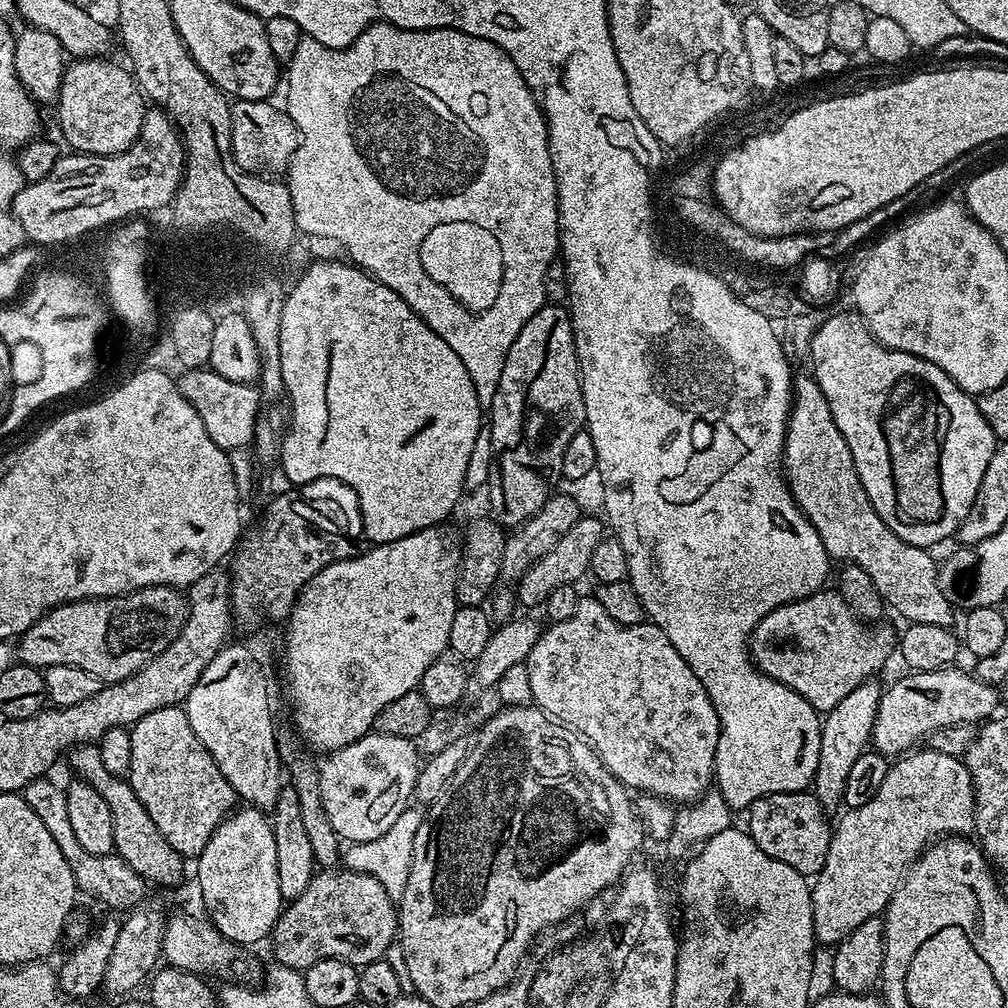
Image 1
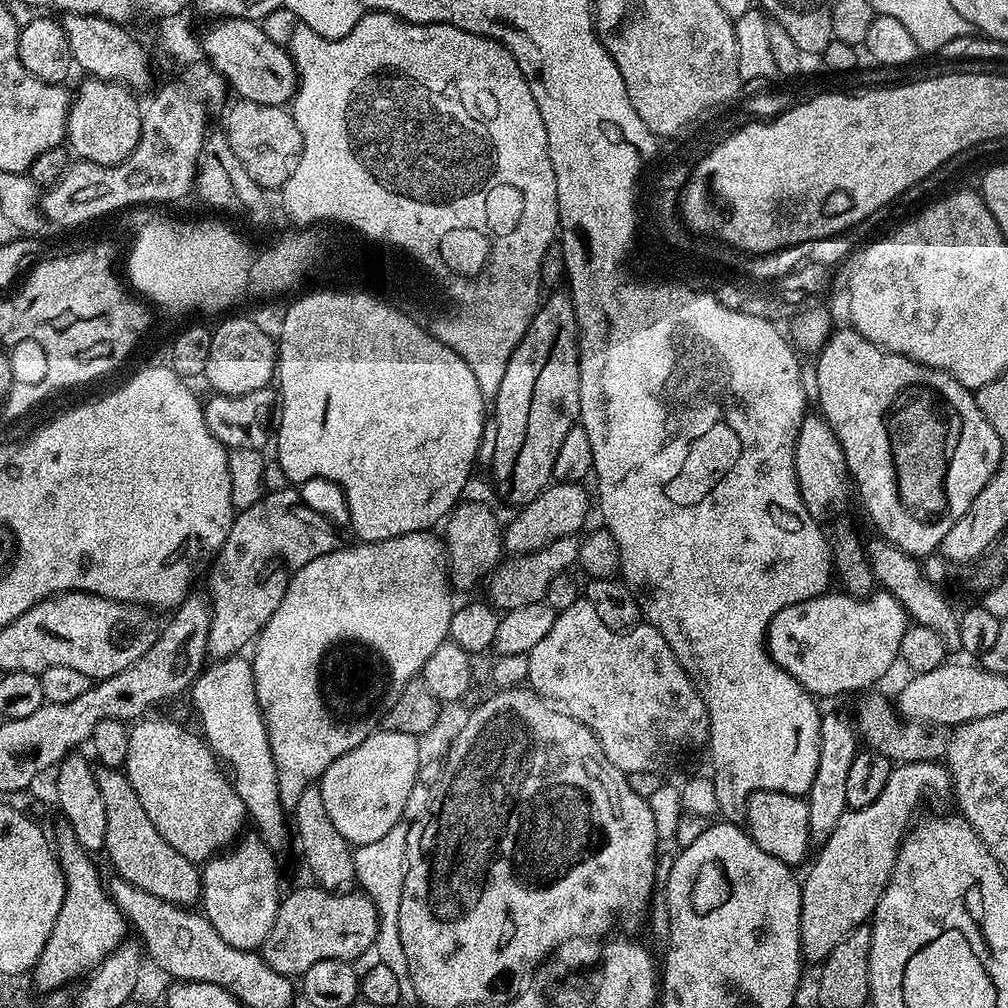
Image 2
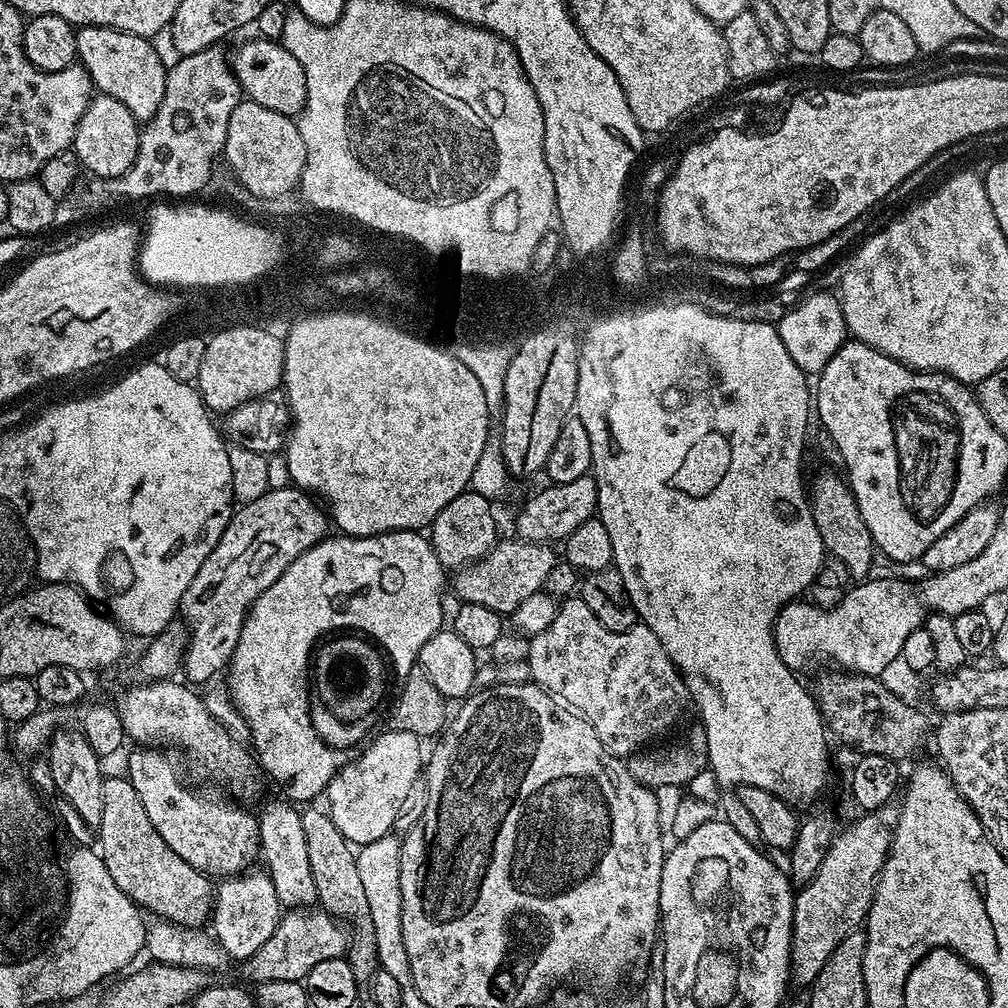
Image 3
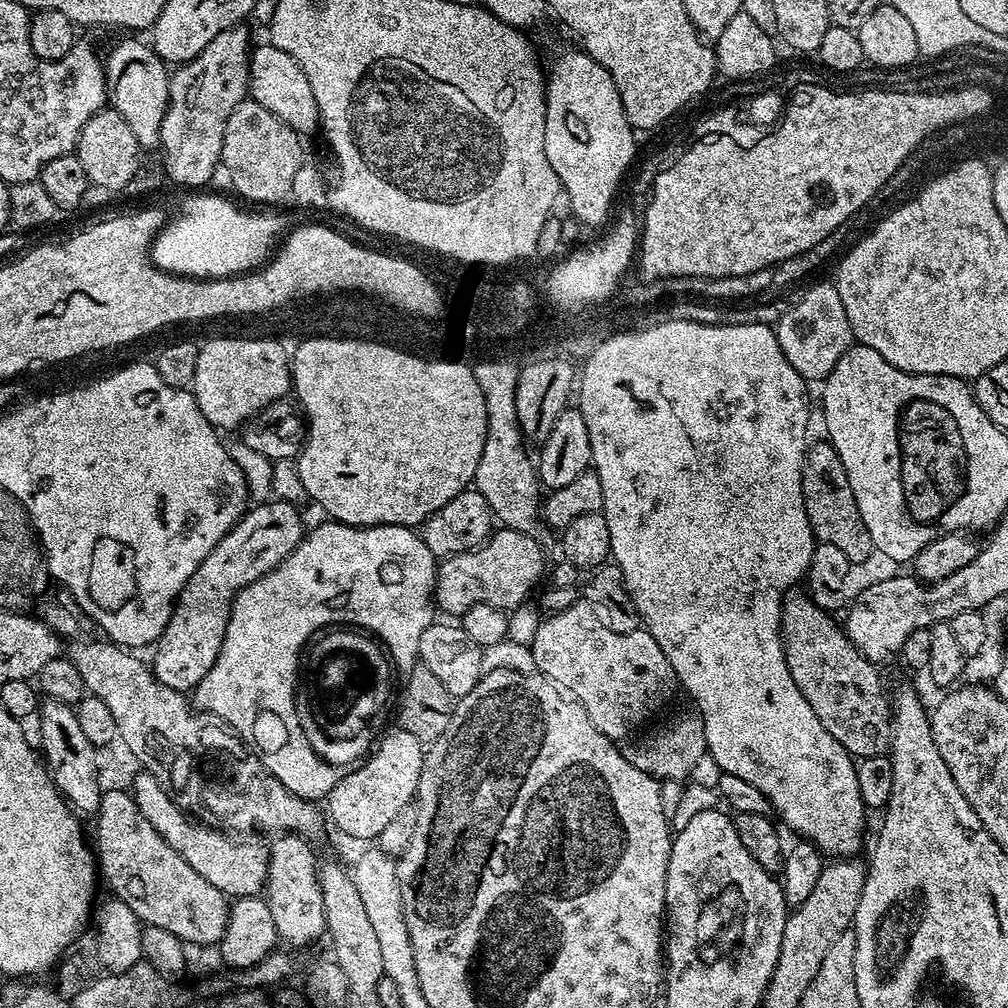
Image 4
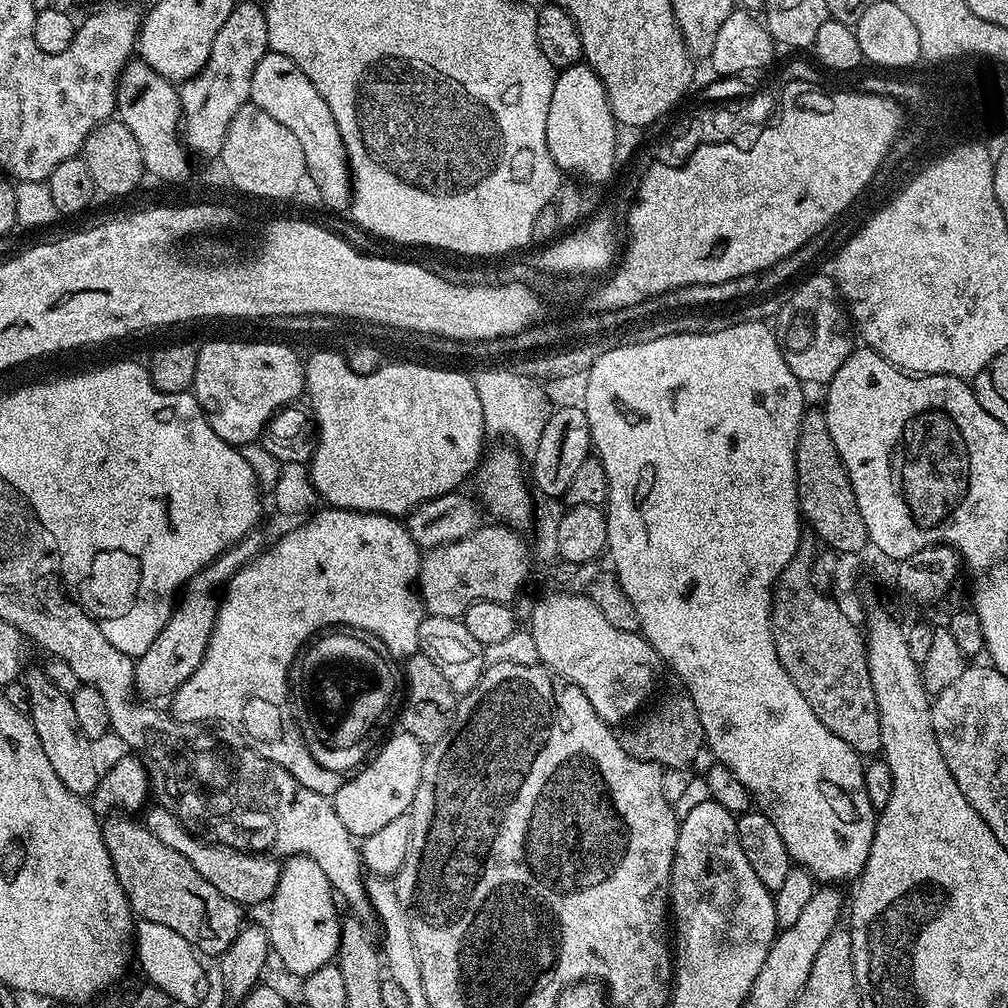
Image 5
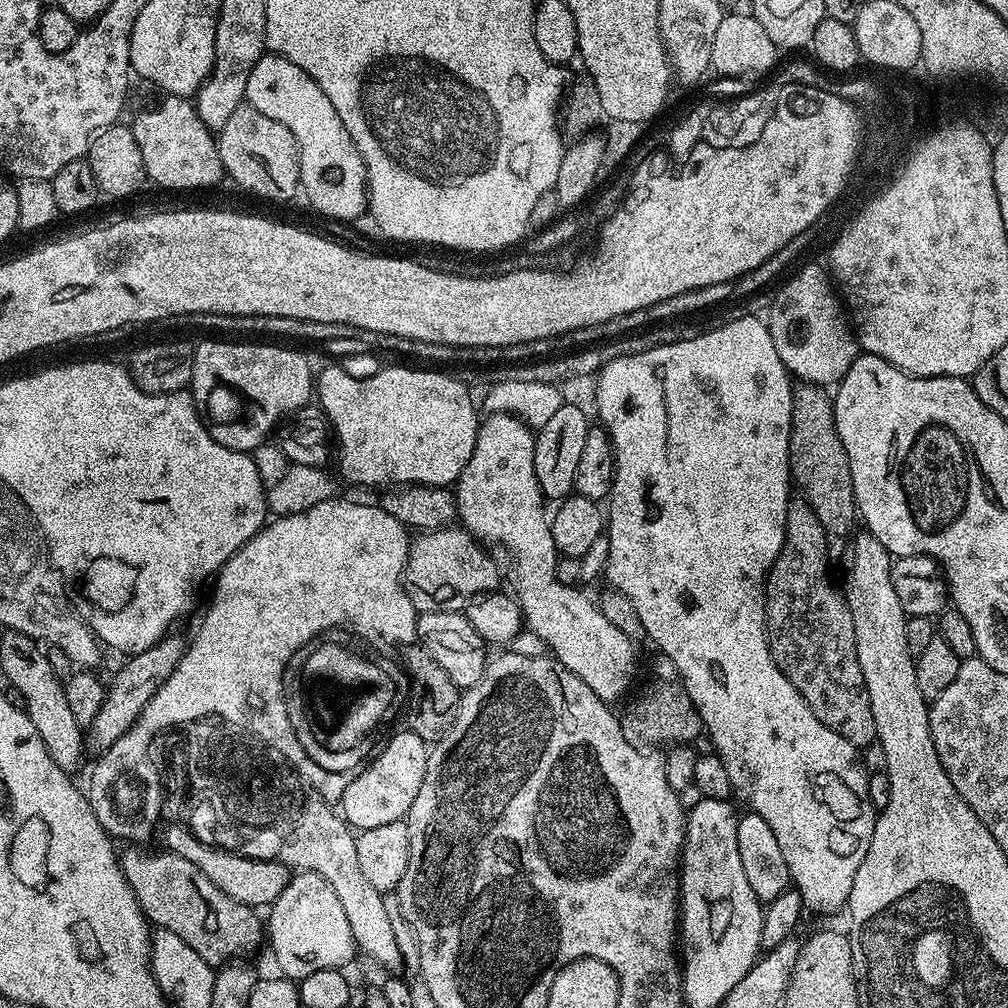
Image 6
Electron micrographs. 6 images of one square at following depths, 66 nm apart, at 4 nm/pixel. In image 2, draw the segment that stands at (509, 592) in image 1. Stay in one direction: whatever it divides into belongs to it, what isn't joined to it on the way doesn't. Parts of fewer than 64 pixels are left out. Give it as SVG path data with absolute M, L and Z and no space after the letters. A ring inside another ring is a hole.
M553 482L548 487L543 488L529 504L523 505L520 512L512 521L503 525L503 551L512 556L525 556L528 552L539 552L541 548L550 546L567 536L576 536L579 528L588 520L588 492L584 489L583 483L561 484Z

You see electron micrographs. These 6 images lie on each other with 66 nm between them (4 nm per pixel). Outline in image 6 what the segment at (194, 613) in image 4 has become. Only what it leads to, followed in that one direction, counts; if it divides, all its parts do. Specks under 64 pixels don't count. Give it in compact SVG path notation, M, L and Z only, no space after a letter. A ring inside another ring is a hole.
M169 634L160 640L150 650L137 652L129 655L128 660L121 666L116 677L107 685L102 710L98 710L94 722L86 730L86 740L89 745L92 744L97 750L103 750L114 746L118 738L125 736L136 719L140 717L140 712L148 705L148 700L154 698L154 694L174 674L174 670L179 662L185 656L186 640L175 634Z

